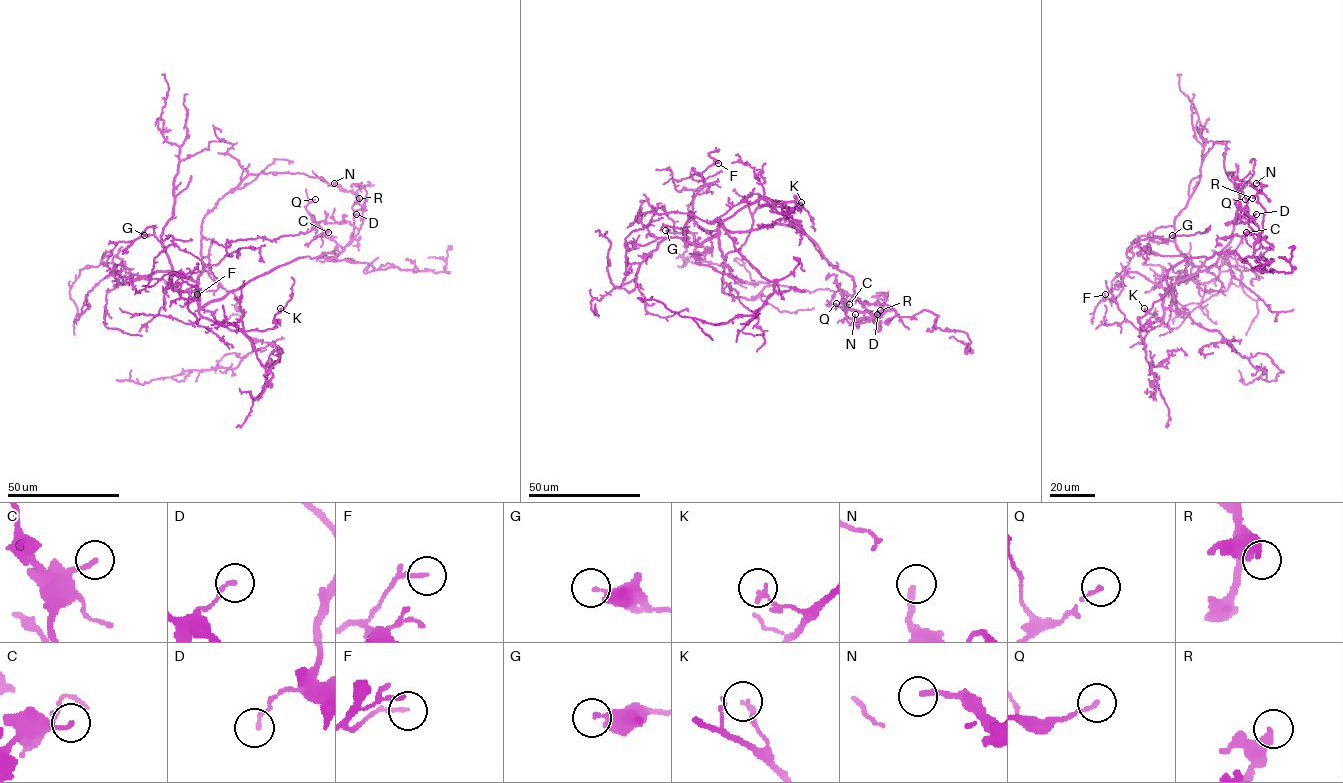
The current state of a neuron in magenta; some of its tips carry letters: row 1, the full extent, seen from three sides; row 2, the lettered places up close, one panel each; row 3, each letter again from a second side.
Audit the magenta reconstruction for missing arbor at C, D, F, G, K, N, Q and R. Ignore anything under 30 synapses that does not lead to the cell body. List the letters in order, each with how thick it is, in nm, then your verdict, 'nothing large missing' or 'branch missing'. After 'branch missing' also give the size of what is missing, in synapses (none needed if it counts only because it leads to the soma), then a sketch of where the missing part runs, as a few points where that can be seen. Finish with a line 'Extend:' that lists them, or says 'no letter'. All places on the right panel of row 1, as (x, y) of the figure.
C: 160 nm thick; nothing large missing
D: 140 nm thick; nothing large missing
F: 130 nm thick; nothing large missing
G: 280 nm thick; nothing large missing
K: 200 nm thick; nothing large missing
N: 200 nm thick; nothing large missing
Q: 130 nm thick; nothing large missing
R: 400 nm thick; nothing large missing
Extend: no letter

